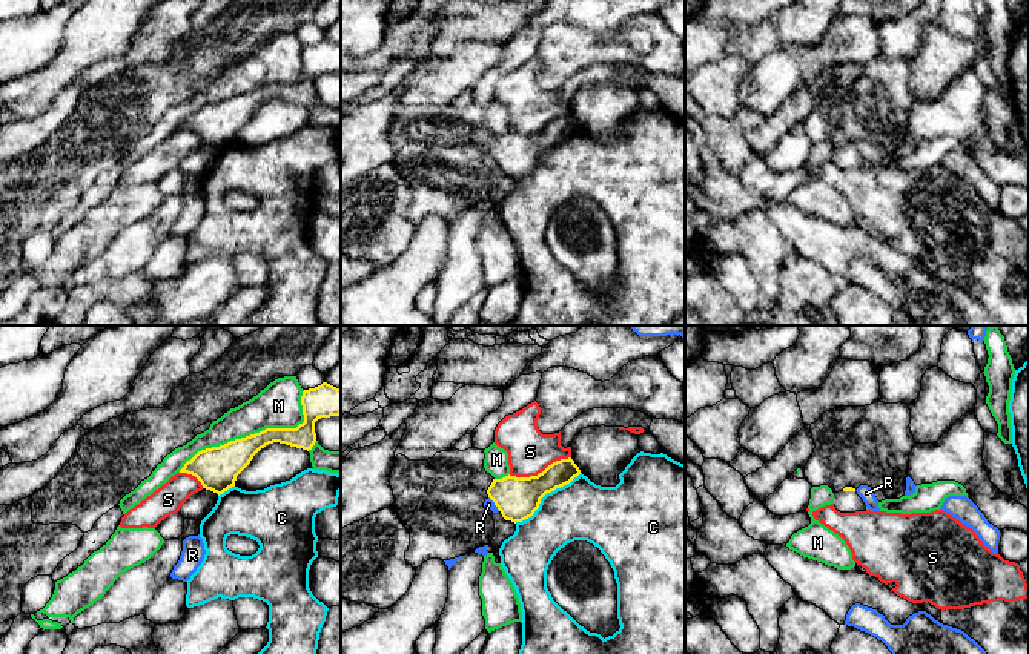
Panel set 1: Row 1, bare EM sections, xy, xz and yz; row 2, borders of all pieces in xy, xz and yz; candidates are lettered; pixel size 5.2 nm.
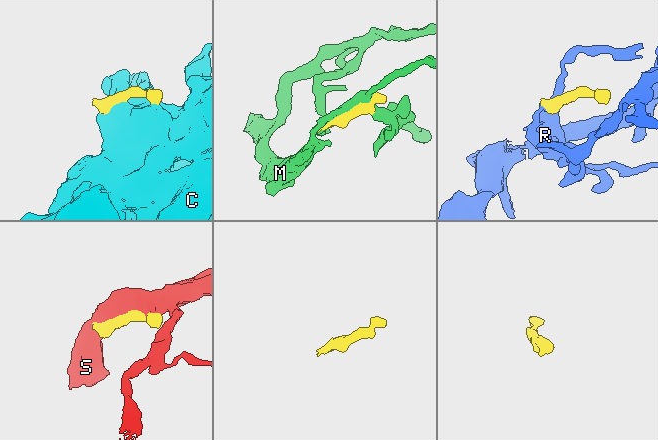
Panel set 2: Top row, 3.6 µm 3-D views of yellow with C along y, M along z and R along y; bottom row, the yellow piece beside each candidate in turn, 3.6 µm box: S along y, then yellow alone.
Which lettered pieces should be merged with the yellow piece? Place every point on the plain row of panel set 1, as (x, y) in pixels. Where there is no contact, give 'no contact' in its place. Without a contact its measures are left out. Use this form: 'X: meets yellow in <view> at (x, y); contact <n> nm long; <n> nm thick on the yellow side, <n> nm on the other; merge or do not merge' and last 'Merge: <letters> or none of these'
C: meets yellow in xz at (544, 151); contact 440 nm long; 220 nm thick on the yellow side, 320 nm on the other; do not merge
M: meets yellow in xy at (255, 89); contact 800 nm long; 200 nm thick on the yellow side, 240 nm on the other; do not merge
R: meets yellow in xz at (495, 160); contact 100 nm long; 220 nm thick on the yellow side, 60 nm on the other; do not merge
S: meets yellow in xz at (539, 129); contact 340 nm long; 220 nm thick on the yellow side, 240 nm on the other; do not merge
Merge: none of these

